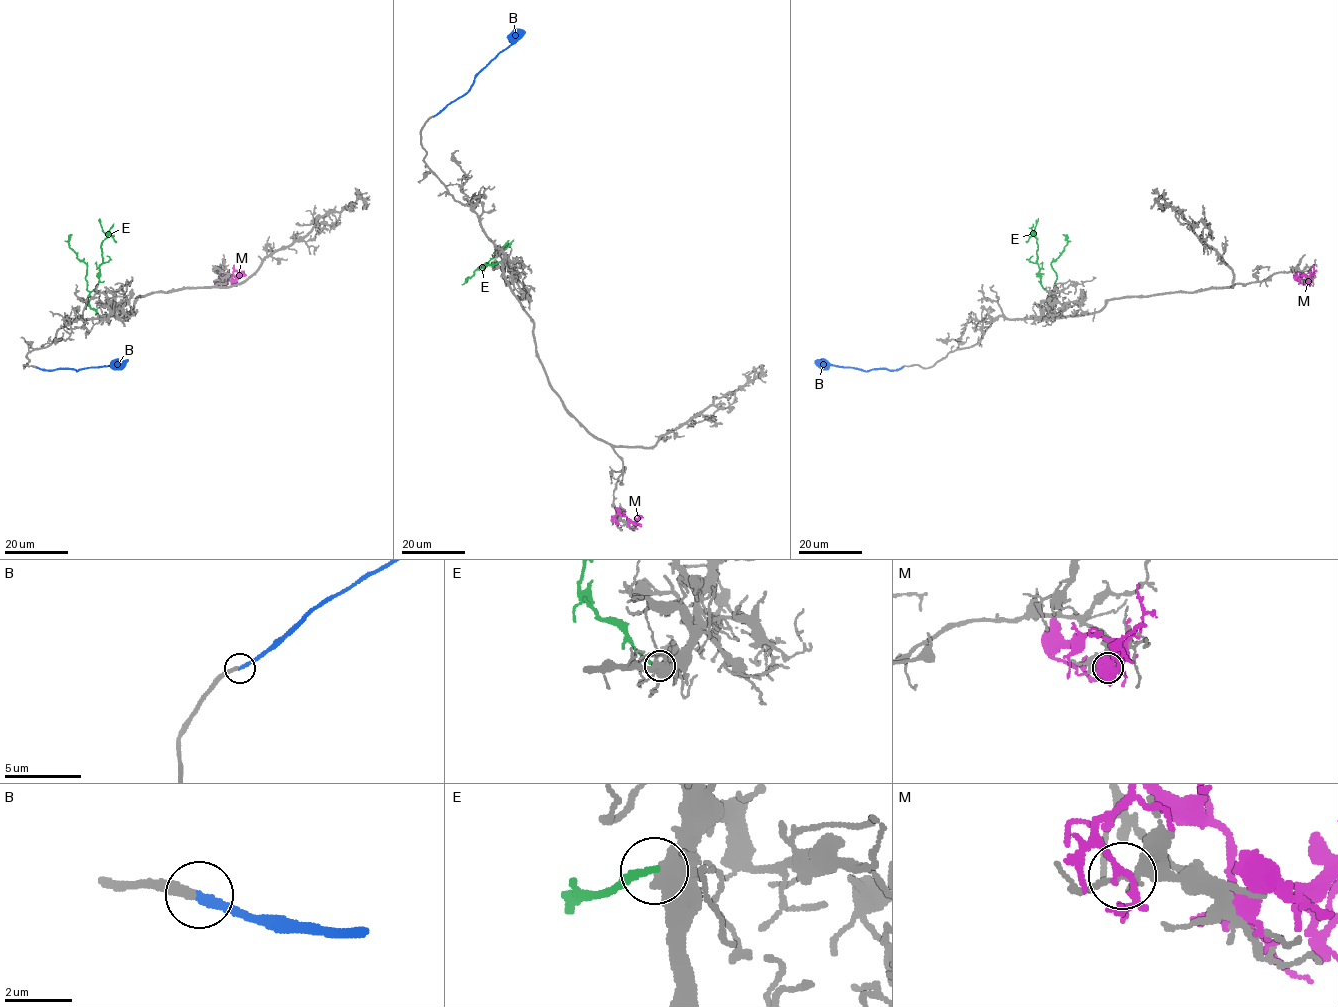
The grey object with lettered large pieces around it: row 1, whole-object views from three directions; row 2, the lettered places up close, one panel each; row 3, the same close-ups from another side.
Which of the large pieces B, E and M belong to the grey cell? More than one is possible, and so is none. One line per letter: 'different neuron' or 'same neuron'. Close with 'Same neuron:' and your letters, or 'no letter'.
B: same neuron
E: different neuron
M: different neuron
Same neuron: B

